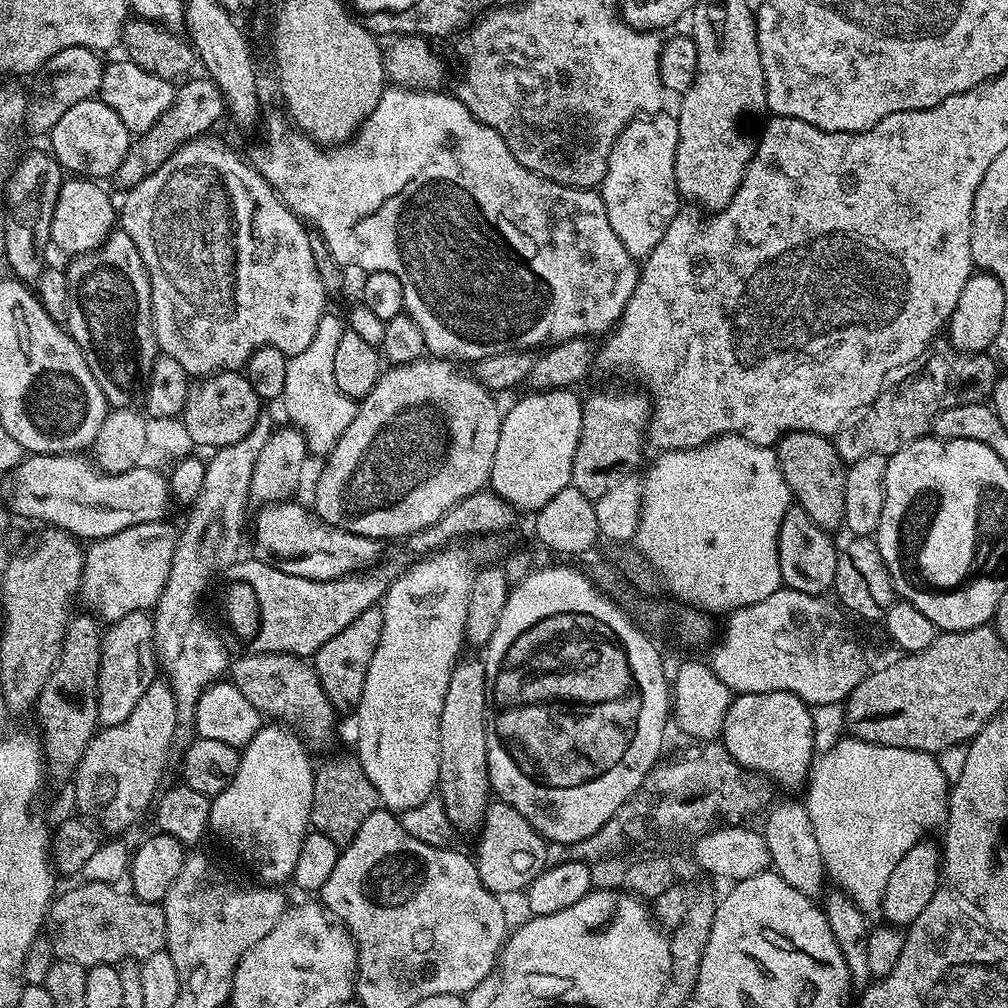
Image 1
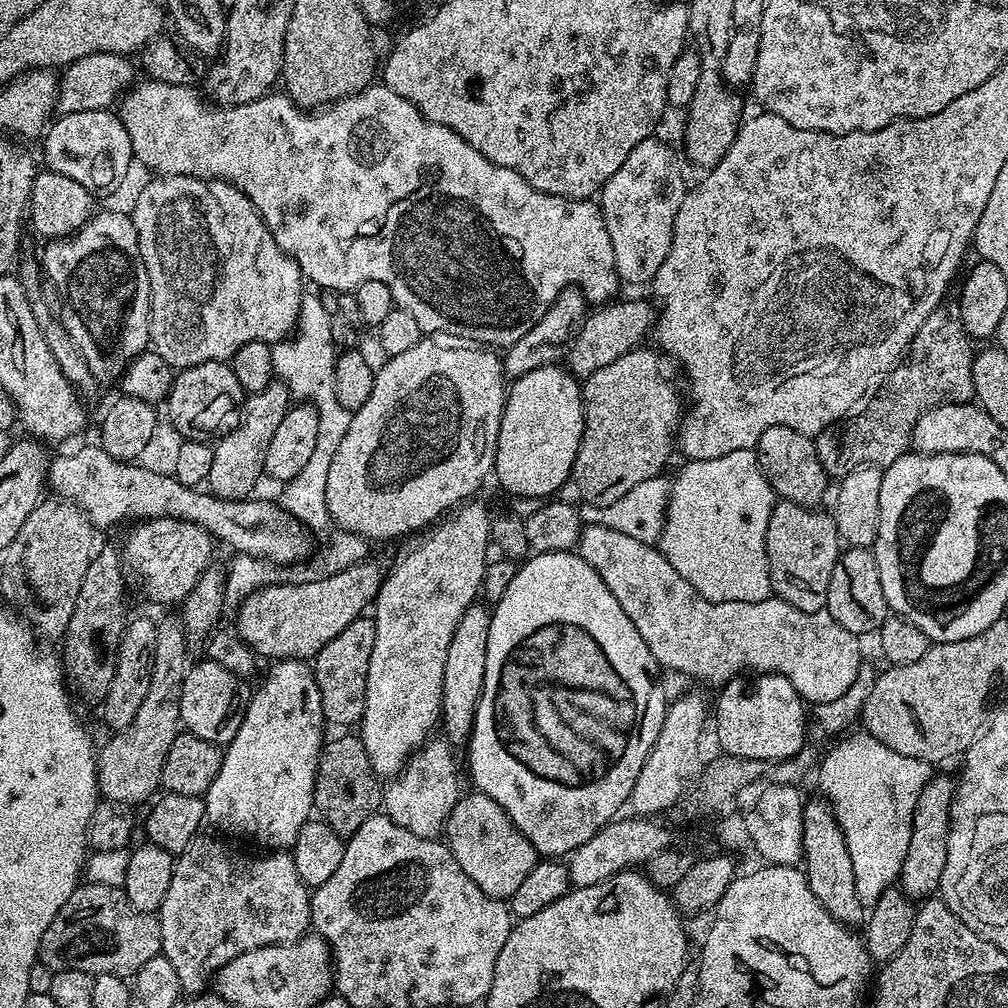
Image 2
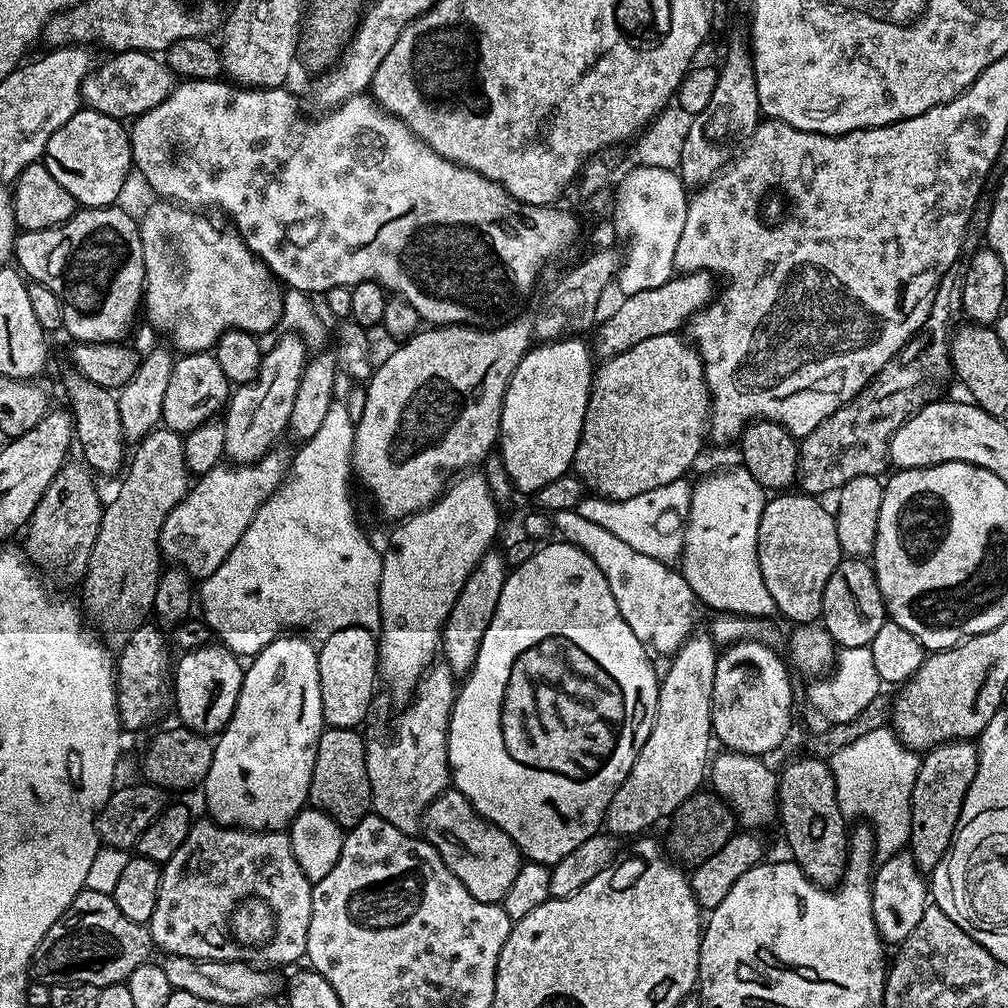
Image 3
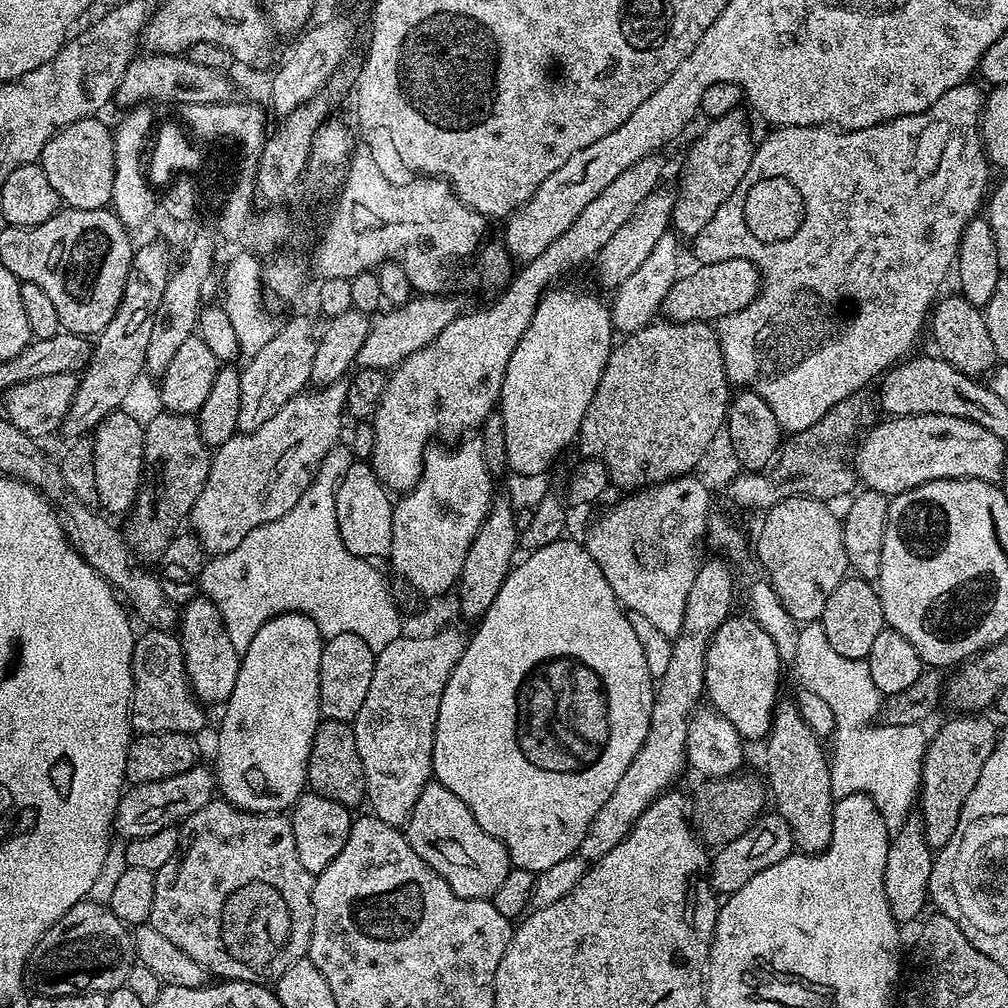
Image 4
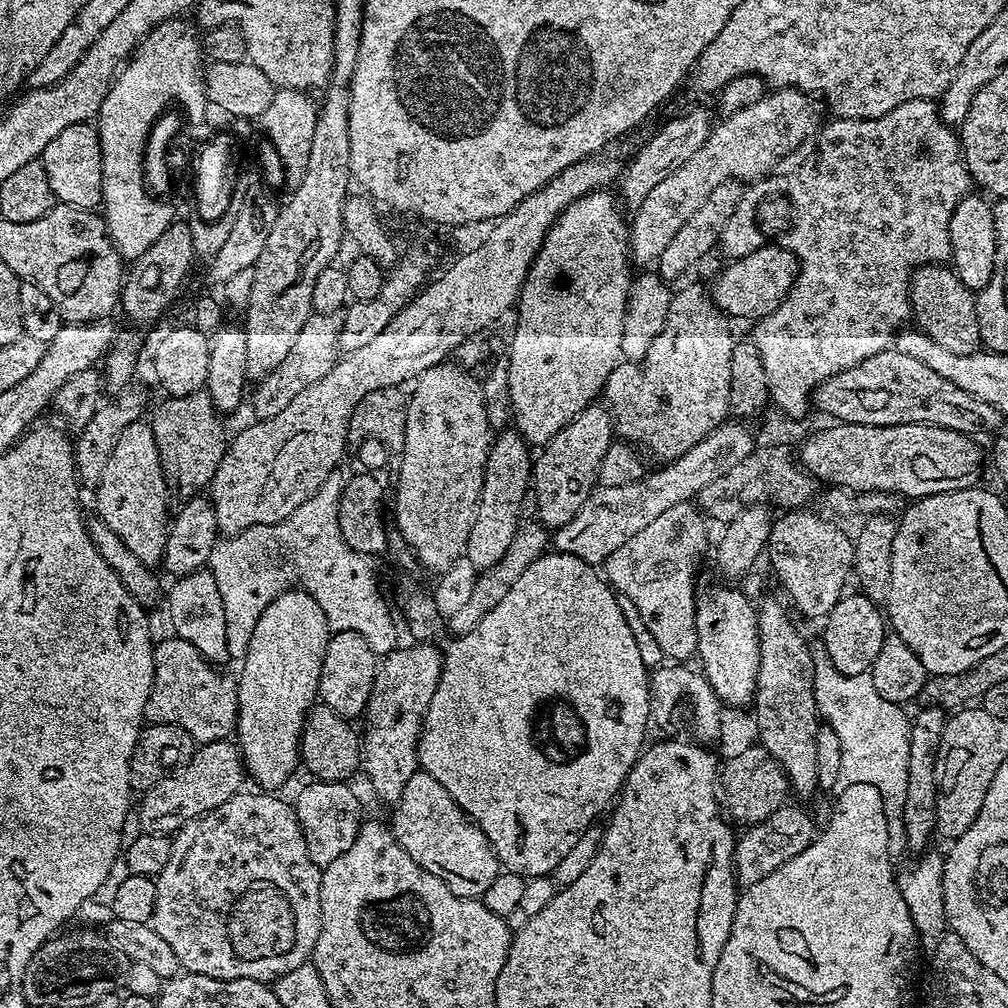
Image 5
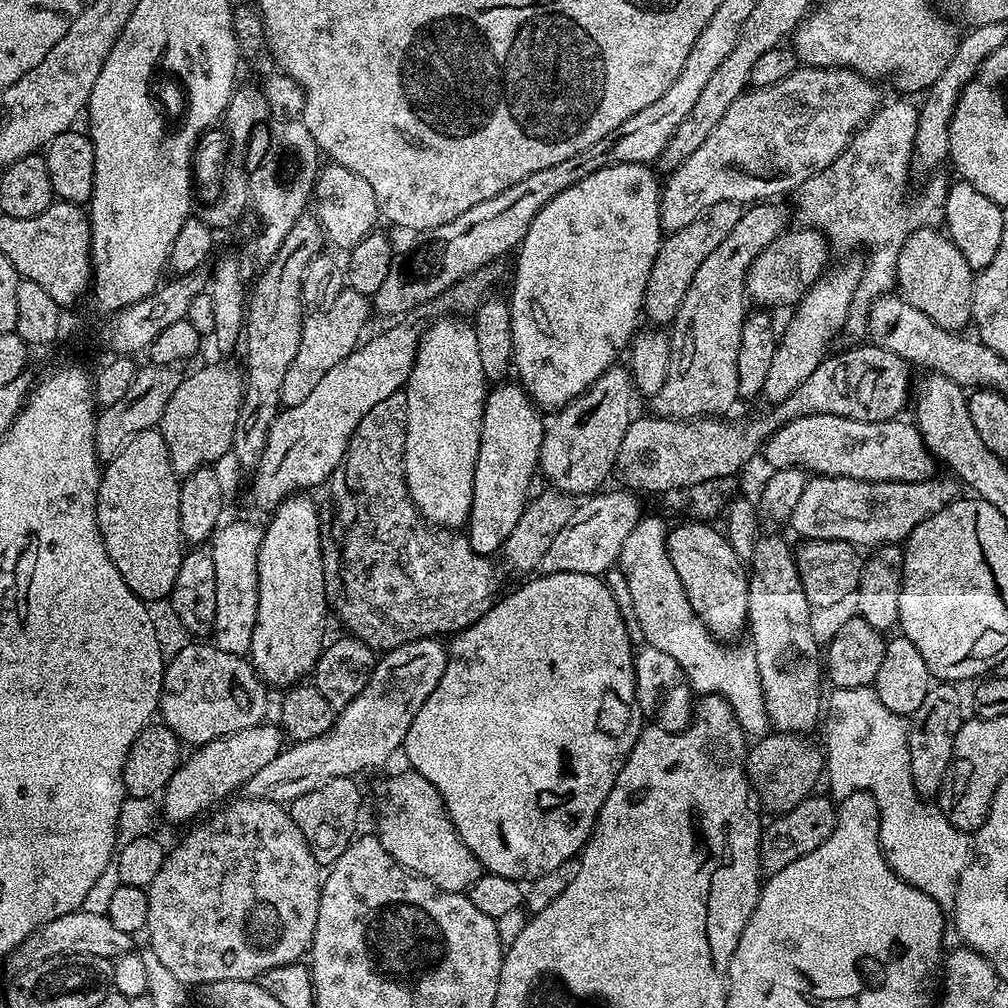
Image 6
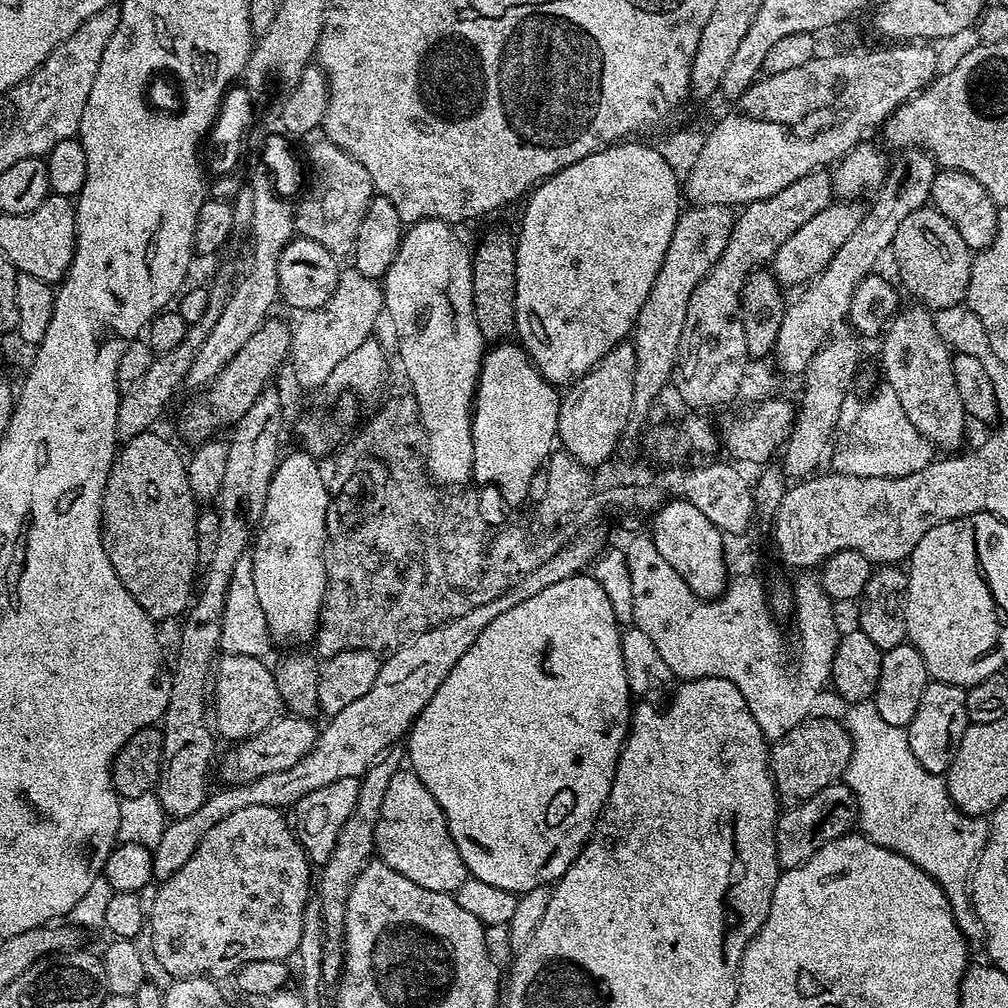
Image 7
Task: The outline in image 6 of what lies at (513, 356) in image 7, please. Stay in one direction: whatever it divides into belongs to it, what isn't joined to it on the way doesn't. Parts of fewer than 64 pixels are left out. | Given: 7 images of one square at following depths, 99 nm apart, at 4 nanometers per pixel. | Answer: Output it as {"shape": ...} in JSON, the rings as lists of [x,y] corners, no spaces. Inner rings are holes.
{"shape":[[[500,382],[496,388],[484,397],[484,417],[480,431],[480,445],[478,458],[474,466],[474,490],[472,491],[472,509],[468,515],[466,535],[468,545],[478,556],[491,557],[492,552],[499,553],[504,543],[510,538],[514,526],[518,526],[518,518],[522,518],[524,506],[528,503],[526,488],[534,478],[540,466],[540,447],[544,437],[545,417],[541,409],[532,403],[528,393],[520,387],[519,383]]]}

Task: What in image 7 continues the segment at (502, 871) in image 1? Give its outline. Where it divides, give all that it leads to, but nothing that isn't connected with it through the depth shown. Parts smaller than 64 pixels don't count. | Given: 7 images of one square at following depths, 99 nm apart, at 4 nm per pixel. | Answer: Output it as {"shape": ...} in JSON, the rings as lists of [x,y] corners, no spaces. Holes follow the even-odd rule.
{"shape":[[[408,766],[401,767],[390,778],[376,827],[374,852],[390,870],[398,870],[402,878],[410,878],[410,882],[426,890],[455,894],[458,886],[470,878],[466,862],[462,862],[462,854],[454,846],[442,806],[438,806],[434,794],[422,786],[418,774]]]}

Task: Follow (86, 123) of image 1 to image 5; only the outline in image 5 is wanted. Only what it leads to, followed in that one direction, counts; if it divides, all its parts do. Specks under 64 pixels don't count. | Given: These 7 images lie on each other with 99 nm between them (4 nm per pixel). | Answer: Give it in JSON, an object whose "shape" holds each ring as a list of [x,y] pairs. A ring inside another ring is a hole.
{"shape":[[[91,123],[66,126],[66,130],[46,146],[42,163],[46,178],[50,178],[50,190],[54,190],[59,203],[89,210],[101,203],[102,150],[99,131]]]}

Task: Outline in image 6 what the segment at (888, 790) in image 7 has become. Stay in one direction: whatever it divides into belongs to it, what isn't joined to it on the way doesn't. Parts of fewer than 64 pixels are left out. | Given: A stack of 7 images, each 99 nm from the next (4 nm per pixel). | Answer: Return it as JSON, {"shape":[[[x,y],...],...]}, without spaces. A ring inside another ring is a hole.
{"shape":[[[875,687],[867,688],[832,688],[830,694],[832,697],[827,697],[826,715],[822,720],[822,729],[824,728],[824,740],[822,739],[823,747],[826,752],[834,752],[836,754],[836,764],[848,764],[848,762],[868,762],[868,768],[872,772],[872,784],[874,788],[868,791],[876,800],[878,806],[878,814],[880,815],[880,849],[886,858],[886,862],[894,870],[894,874],[898,874],[910,886],[914,886],[918,890],[922,890],[922,894],[926,894],[926,898],[932,898],[938,904],[944,913],[951,913],[952,907],[956,904],[956,885],[960,883],[960,876],[964,873],[964,867],[967,866],[970,859],[970,836],[969,833],[958,830],[951,822],[942,814],[942,810],[932,802],[929,802],[925,797],[920,796],[916,792],[916,787],[912,784],[912,775],[910,774],[910,766],[908,765],[908,730],[906,727],[905,717],[894,714],[890,710],[886,710],[886,706],[882,706],[882,702],[878,698]]]}

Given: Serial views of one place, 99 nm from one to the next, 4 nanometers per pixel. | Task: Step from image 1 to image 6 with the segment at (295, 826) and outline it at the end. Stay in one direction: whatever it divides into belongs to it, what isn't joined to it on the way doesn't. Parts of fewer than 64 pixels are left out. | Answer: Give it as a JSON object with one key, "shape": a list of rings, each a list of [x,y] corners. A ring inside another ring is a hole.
{"shape":[[[297,494],[287,496],[285,500],[272,513],[272,521],[269,522],[268,528],[263,529],[264,537],[260,543],[258,550],[258,614],[256,615],[256,625],[254,626],[254,638],[252,639],[252,651],[250,653],[250,663],[256,669],[257,674],[265,685],[273,686],[277,684],[280,690],[287,689],[289,686],[299,684],[305,679],[304,676],[315,669],[321,652],[326,647],[326,639],[324,640],[324,623],[328,620],[328,592],[324,589],[326,577],[324,574],[324,553],[325,545],[320,545],[320,512],[316,509],[316,504],[311,500],[311,495]]]}

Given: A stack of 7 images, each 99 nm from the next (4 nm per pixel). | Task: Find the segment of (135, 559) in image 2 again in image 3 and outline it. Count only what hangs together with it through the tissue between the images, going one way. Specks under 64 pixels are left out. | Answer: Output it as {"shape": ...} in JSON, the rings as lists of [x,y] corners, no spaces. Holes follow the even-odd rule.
{"shape":[[[282,446],[268,452],[253,464],[221,462],[189,487],[184,500],[166,518],[160,535],[160,550],[165,561],[179,566],[197,581],[203,582],[238,546],[238,538],[250,526],[254,514],[283,484],[288,475],[290,452]]]}

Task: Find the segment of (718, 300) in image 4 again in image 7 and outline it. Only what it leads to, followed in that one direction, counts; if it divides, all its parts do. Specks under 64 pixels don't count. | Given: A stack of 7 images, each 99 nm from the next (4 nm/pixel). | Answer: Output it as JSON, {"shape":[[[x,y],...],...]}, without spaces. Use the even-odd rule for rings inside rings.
{"shape":[[[833,202],[826,206],[826,210],[814,214],[814,218],[806,222],[806,226],[798,226],[798,230],[794,230],[794,234],[790,234],[790,238],[786,238],[786,242],[782,242],[782,246],[778,246],[778,250],[772,255],[770,271],[777,282],[781,286],[804,286],[815,280],[834,258],[834,254],[845,245],[850,234],[863,222],[865,209],[858,205],[856,202]]]}

